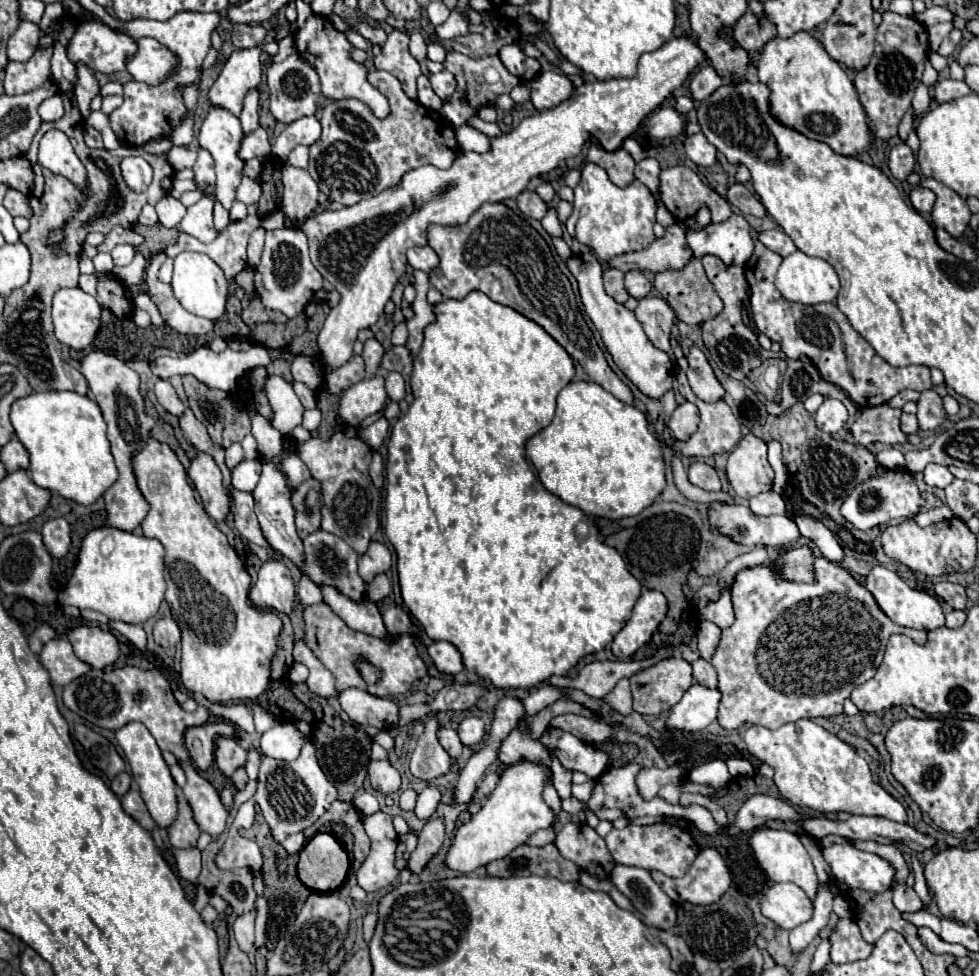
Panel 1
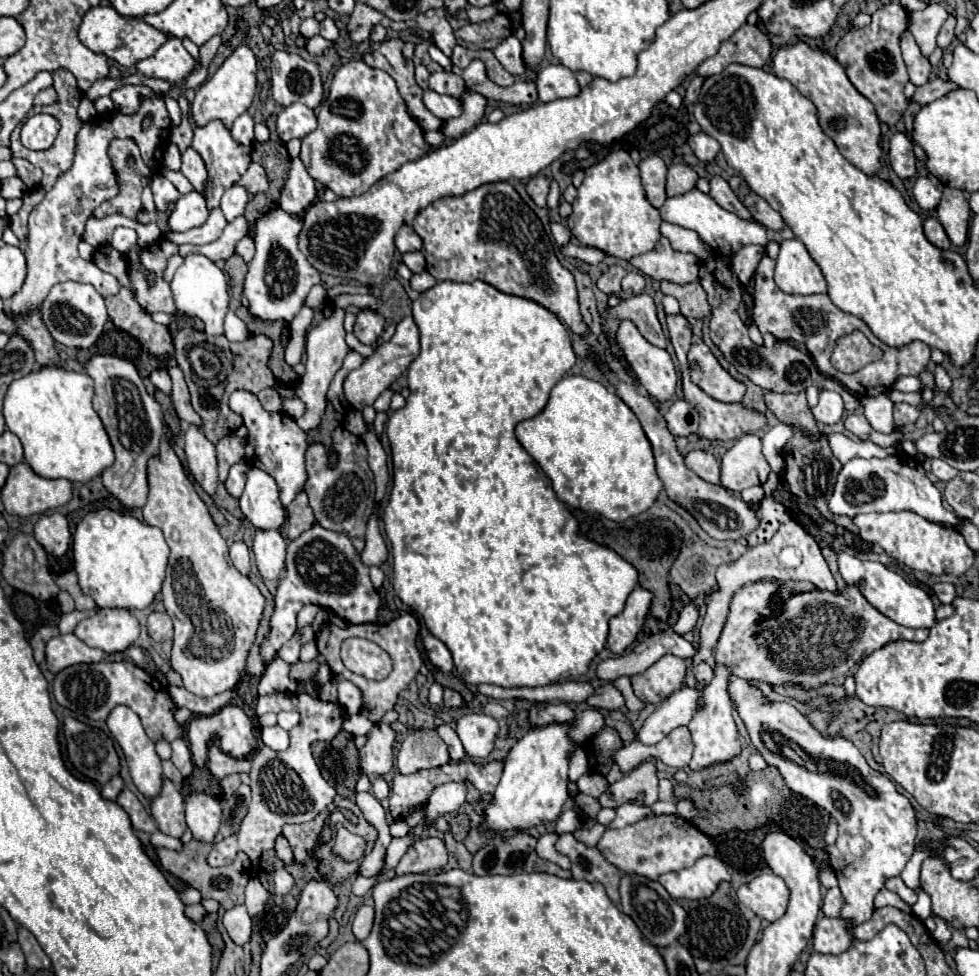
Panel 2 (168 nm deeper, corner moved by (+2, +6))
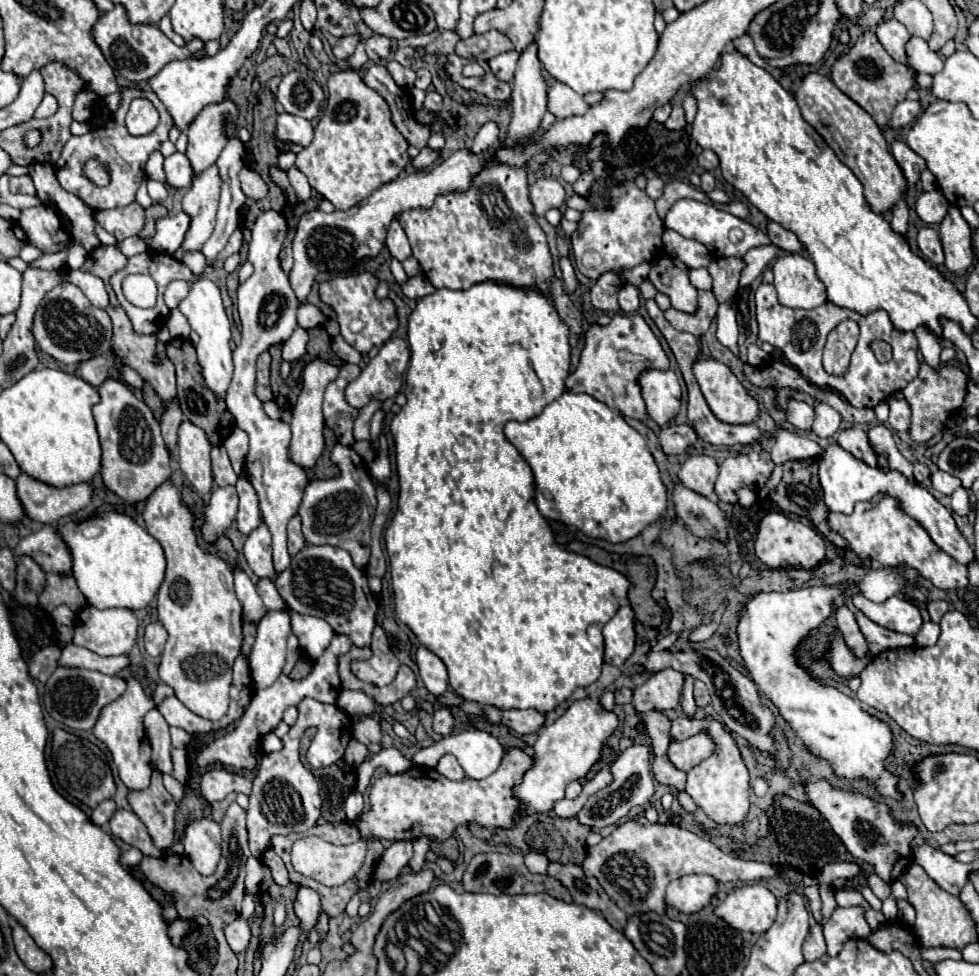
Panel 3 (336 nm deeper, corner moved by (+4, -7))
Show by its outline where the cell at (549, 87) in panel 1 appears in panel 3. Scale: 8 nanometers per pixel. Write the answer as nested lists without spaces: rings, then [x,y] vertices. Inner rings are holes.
[[[555,83],[549,89],[549,105],[547,109],[557,117],[557,119],[567,119],[573,115],[585,115],[589,111],[589,105],[585,103],[583,95],[575,93],[571,87],[565,83]]]

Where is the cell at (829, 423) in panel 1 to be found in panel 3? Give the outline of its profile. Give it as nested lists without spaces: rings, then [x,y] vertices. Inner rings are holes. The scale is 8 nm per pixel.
[[[817,403],[815,405],[815,423],[813,431],[819,437],[833,437],[841,425],[841,415],[831,409],[827,403]]]

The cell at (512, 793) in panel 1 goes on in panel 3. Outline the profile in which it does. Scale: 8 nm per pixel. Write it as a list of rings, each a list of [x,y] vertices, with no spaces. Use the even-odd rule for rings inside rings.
[[[585,697],[573,701],[567,711],[551,725],[539,731],[539,739],[535,743],[533,767],[525,773],[523,781],[515,787],[515,797],[521,801],[523,813],[545,813],[551,805],[565,795],[565,787],[571,781],[583,779],[591,765],[599,759],[601,747],[615,733],[619,725],[619,717],[613,711],[605,711],[599,699]]]

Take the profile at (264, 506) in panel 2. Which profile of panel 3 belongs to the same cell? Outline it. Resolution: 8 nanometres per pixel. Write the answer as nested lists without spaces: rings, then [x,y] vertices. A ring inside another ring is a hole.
[[[241,477],[235,485],[239,493],[239,511],[237,511],[237,527],[241,533],[249,535],[251,529],[255,529],[261,521],[261,509],[259,509],[259,499],[255,497],[253,485]]]

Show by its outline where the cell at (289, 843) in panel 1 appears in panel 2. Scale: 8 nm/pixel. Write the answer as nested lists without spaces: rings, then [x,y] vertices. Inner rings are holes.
[[[279,836],[279,838],[277,838],[277,842],[275,842],[275,852],[277,852],[277,856],[279,856],[285,864],[289,864],[289,862],[293,860],[293,852],[291,852],[289,842],[287,842],[285,836]]]

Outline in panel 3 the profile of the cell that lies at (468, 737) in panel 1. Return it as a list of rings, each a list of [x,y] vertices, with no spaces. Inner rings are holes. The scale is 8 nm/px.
[[[473,729],[473,731],[463,731],[463,733],[459,733],[459,735],[443,737],[443,739],[439,739],[439,741],[435,741],[433,745],[419,749],[419,751],[411,757],[411,761],[417,763],[417,765],[437,767],[437,763],[439,763],[439,759],[441,759],[443,755],[453,755],[453,757],[459,761],[459,765],[463,767],[465,775],[467,775],[469,779],[479,781],[479,779],[485,779],[485,777],[489,777],[491,773],[497,771],[497,767],[501,765],[503,755],[505,755],[505,749],[503,749],[503,745],[501,745],[493,735],[489,735],[487,731],[477,731],[477,729]]]

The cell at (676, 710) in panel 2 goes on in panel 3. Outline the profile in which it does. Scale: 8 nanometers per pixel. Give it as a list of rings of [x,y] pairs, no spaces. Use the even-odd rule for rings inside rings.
[[[631,745],[629,749],[625,749],[611,765],[611,775],[613,781],[609,783],[609,787],[601,789],[599,793],[591,795],[587,799],[587,803],[583,805],[583,809],[577,813],[577,819],[581,825],[591,827],[591,831],[599,831],[605,829],[607,825],[615,825],[619,819],[627,817],[631,807],[647,807],[651,805],[651,797],[653,797],[653,777],[651,777],[651,763],[649,763],[649,747],[647,745]]]

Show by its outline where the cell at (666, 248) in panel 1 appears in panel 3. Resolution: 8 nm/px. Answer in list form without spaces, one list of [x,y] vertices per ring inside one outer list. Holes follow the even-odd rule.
[[[663,255],[651,267],[649,279],[657,291],[669,295],[671,305],[685,313],[697,313],[697,289],[689,281],[689,269],[675,257]]]

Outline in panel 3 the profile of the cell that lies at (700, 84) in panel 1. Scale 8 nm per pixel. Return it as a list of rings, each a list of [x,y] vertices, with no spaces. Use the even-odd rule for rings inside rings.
[[[675,105],[673,107],[673,113],[665,121],[665,127],[671,129],[671,131],[679,131],[679,129],[685,127],[685,117],[683,117],[683,107],[681,105]]]

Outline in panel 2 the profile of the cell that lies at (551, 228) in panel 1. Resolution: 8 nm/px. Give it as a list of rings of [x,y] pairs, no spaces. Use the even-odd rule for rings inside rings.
[[[551,222],[551,232],[553,232],[553,238],[555,238],[555,242],[557,242],[559,246],[567,244],[569,238],[571,238],[569,228],[567,228],[565,224],[561,224],[561,222]]]

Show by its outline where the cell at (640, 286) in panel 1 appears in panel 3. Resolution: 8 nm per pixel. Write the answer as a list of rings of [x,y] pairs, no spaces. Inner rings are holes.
[[[625,283],[619,291],[619,307],[623,313],[633,313],[639,307],[639,289],[635,285]]]

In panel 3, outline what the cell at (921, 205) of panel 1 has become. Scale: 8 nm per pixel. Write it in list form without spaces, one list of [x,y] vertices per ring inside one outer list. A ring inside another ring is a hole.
[[[941,191],[923,193],[917,199],[917,215],[929,225],[939,225],[947,215],[947,211],[949,211],[949,201],[943,197]]]

